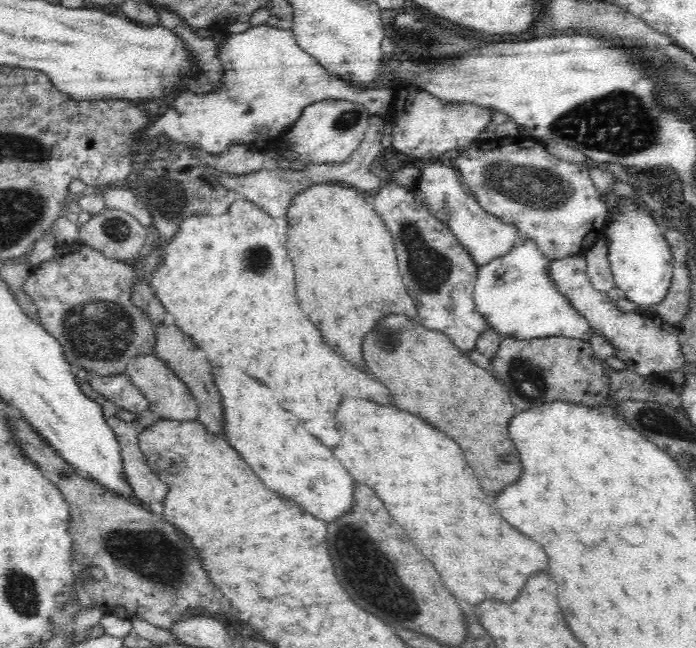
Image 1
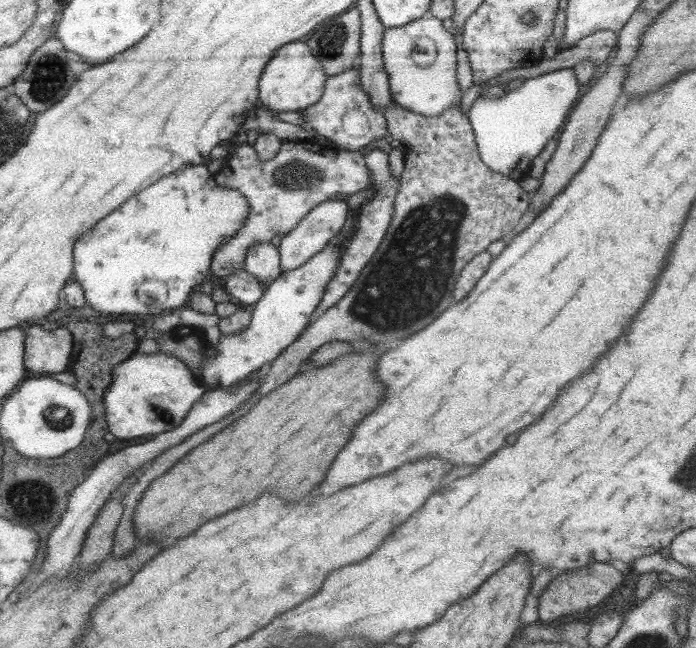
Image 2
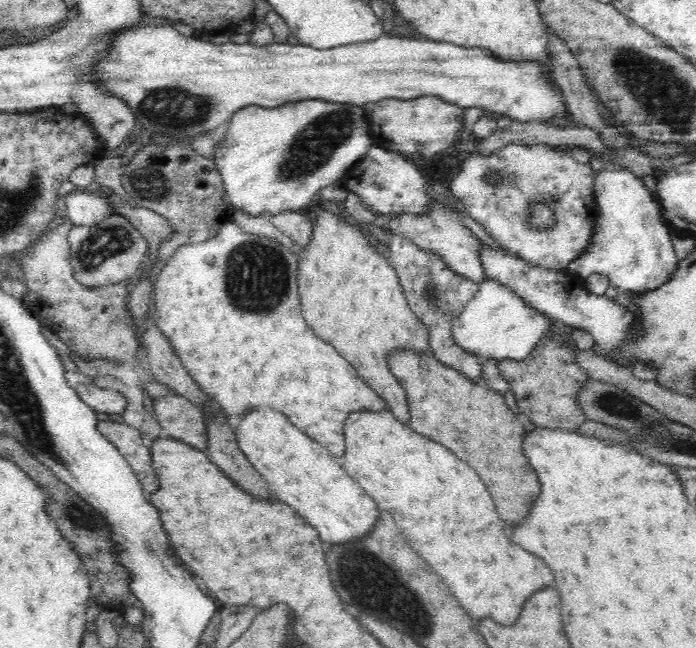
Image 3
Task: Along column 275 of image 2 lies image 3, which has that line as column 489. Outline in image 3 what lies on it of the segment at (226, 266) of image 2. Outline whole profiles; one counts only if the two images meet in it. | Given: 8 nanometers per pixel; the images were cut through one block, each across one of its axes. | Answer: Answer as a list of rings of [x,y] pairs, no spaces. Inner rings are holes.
[[[508,144],[508,146],[504,146],[504,148],[498,148],[498,150],[496,150],[494,154],[490,154],[490,156],[482,156],[477,152],[476,145],[474,151],[470,153],[470,156],[462,162],[461,170],[455,176],[452,186],[450,186],[450,190],[452,190],[452,194],[460,200],[462,208],[464,208],[468,213],[468,216],[471,216],[476,220],[476,222],[478,222],[478,224],[481,224],[484,230],[490,235],[490,238],[500,244],[504,252],[508,252],[510,255],[515,255],[516,257],[525,260],[528,264],[532,264],[532,266],[537,266],[538,268],[565,270],[568,264],[570,264],[570,262],[574,262],[574,260],[576,260],[576,258],[586,250],[587,246],[590,245],[591,242],[592,231],[595,227],[595,219],[598,217],[597,206],[593,199],[594,179],[595,173],[592,171],[590,164],[580,164],[580,162],[577,162],[572,155],[570,155],[569,149],[566,147],[554,147],[545,144]],[[540,201],[544,201],[546,205],[550,205],[550,209],[552,209],[552,211],[554,211],[554,215],[556,215],[556,224],[554,224],[550,230],[547,230],[547,228],[546,230],[537,230],[537,228],[533,228],[533,226],[531,226],[531,210],[533,209],[531,206],[539,203]]]

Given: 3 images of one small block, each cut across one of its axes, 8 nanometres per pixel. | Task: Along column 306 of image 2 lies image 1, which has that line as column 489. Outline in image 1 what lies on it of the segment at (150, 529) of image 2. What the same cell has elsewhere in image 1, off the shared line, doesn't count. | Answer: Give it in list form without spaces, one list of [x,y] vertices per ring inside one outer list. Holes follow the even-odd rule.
[[[391,314],[382,317],[379,324],[363,338],[363,357],[370,372],[390,390],[391,400],[402,410],[414,412],[440,430],[444,430],[452,440],[456,440],[474,468],[482,488],[496,496],[504,486],[512,484],[522,474],[522,464],[518,452],[508,438],[508,422],[514,416],[514,406],[506,388],[484,368],[468,360],[468,354],[462,353],[443,332],[425,328],[418,320],[406,315]]]

